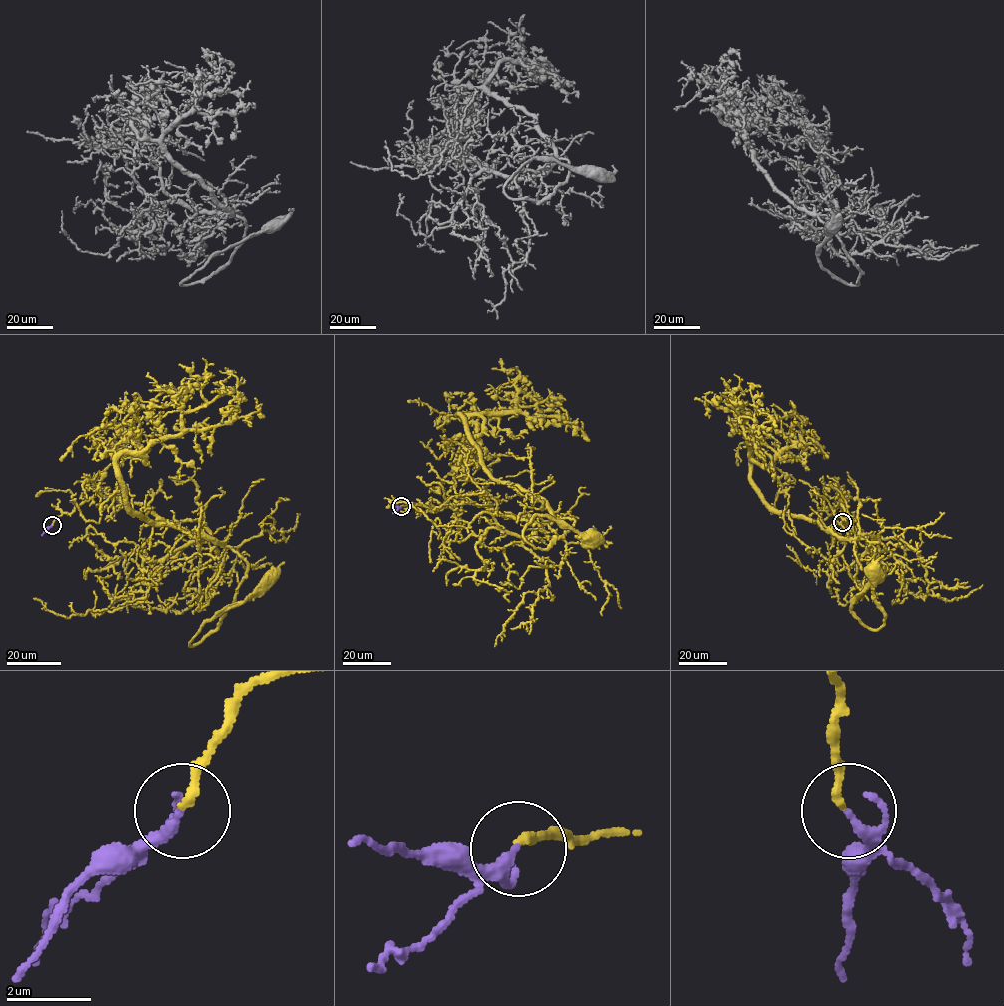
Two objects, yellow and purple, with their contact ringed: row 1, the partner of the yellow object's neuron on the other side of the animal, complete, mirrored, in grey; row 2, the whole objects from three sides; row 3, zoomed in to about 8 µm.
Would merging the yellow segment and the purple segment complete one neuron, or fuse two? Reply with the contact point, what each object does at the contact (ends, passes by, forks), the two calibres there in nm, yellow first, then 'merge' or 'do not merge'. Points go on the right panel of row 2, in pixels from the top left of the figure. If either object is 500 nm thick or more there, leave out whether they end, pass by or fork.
at (842, 522); yellow ends there; purple passes by; 190 nm thick on the yellow side, 180 nm on the other; merge

